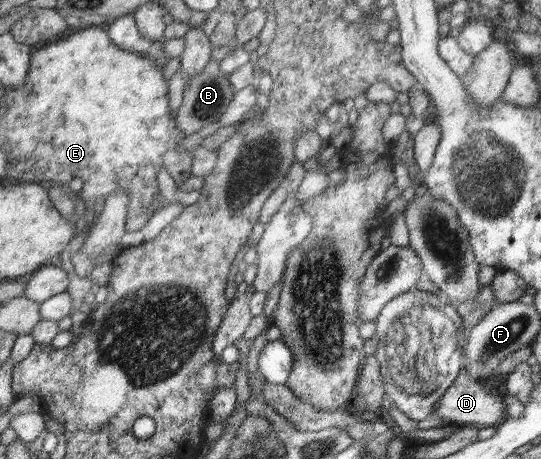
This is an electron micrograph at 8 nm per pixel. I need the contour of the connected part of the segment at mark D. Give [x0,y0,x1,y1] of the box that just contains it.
[435,345,508,427]

